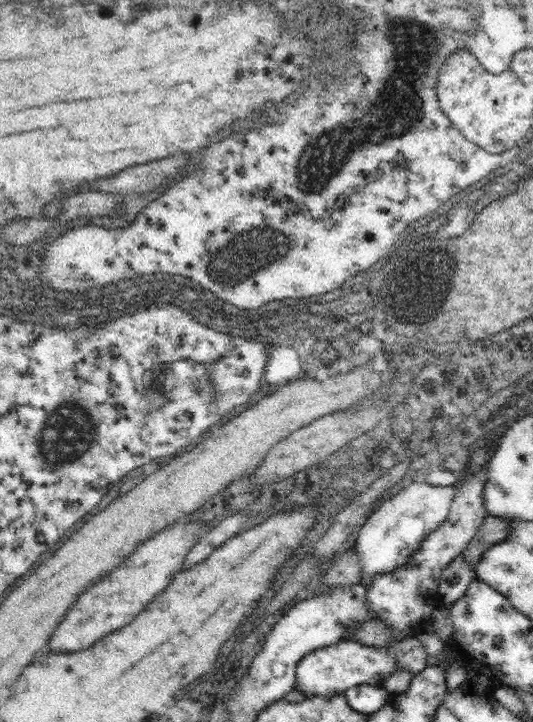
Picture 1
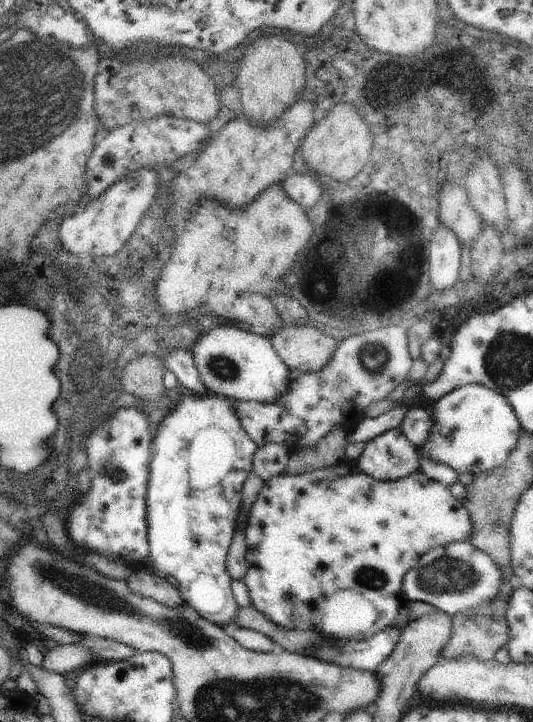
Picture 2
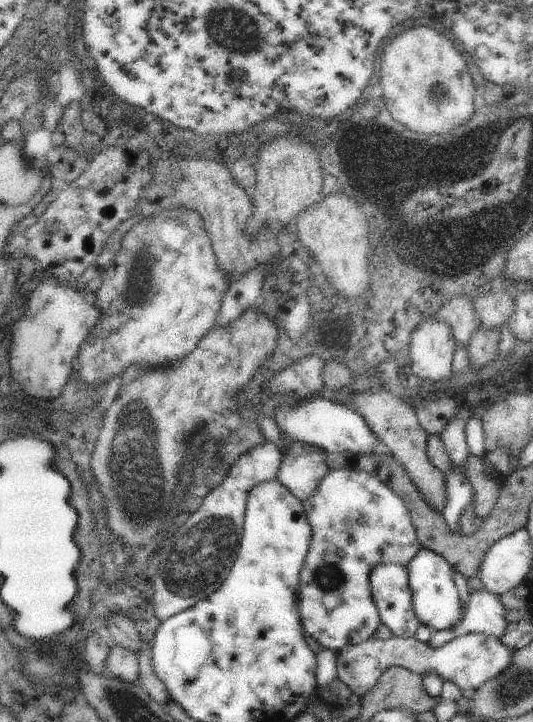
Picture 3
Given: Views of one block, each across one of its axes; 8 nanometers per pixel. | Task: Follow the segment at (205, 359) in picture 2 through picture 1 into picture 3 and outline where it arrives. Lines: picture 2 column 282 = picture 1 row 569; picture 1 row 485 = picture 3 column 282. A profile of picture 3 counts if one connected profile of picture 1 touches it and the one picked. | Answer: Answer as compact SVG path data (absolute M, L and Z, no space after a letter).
M313 396L305 402L301 402L297 408L289 410L279 410L275 414L275 424L283 430L285 438L289 442L301 440L309 444L317 444L323 452L329 454L341 454L341 452L351 452L357 456L371 456L375 454L375 432L369 428L369 424L351 408L345 408L341 404L333 404L321 396Z

